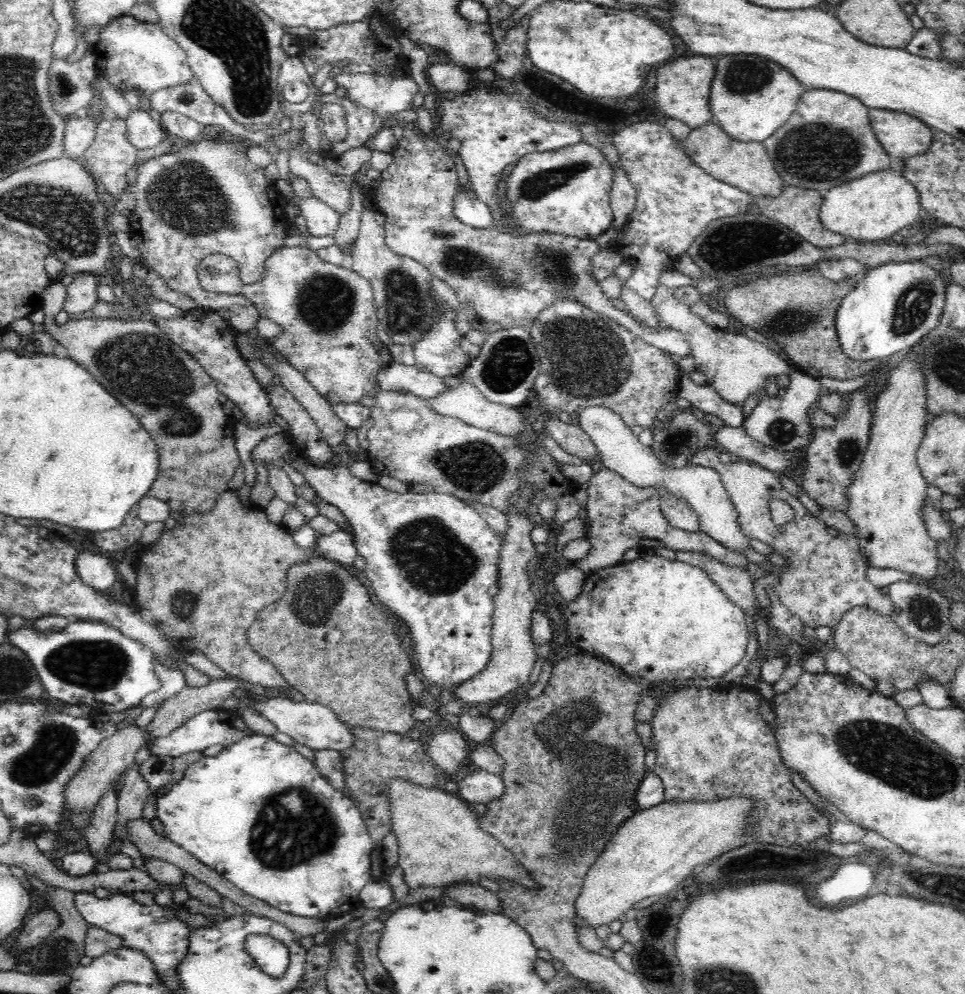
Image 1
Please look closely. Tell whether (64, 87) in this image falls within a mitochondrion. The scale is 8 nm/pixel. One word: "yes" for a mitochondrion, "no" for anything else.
yes

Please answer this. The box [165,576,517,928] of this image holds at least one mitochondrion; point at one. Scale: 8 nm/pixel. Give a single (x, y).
(279, 842)

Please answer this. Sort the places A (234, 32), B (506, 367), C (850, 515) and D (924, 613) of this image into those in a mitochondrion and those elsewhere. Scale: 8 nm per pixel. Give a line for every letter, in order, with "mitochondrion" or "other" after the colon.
A: mitochondrion
B: mitochondrion
C: other
D: mitochondrion

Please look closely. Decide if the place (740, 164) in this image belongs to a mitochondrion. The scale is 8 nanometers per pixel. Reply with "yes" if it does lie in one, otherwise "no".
no

